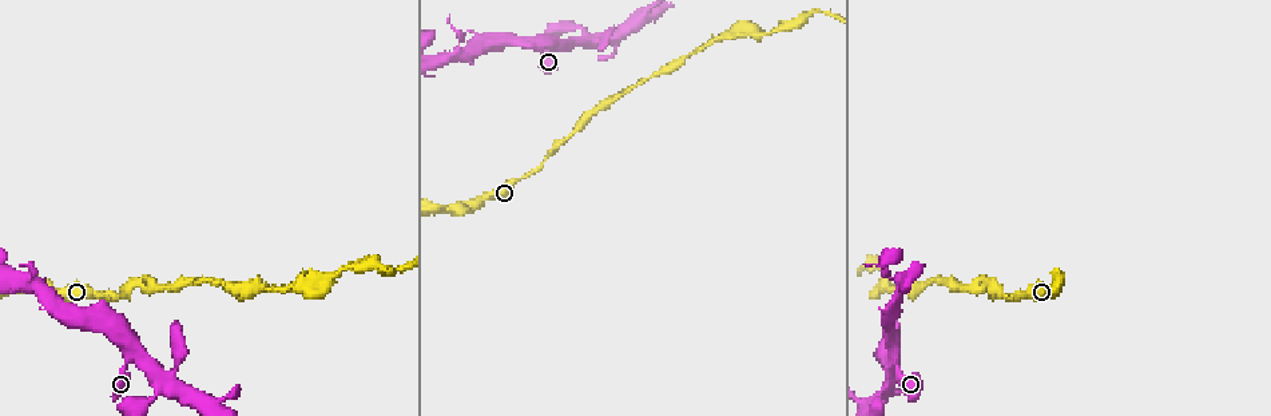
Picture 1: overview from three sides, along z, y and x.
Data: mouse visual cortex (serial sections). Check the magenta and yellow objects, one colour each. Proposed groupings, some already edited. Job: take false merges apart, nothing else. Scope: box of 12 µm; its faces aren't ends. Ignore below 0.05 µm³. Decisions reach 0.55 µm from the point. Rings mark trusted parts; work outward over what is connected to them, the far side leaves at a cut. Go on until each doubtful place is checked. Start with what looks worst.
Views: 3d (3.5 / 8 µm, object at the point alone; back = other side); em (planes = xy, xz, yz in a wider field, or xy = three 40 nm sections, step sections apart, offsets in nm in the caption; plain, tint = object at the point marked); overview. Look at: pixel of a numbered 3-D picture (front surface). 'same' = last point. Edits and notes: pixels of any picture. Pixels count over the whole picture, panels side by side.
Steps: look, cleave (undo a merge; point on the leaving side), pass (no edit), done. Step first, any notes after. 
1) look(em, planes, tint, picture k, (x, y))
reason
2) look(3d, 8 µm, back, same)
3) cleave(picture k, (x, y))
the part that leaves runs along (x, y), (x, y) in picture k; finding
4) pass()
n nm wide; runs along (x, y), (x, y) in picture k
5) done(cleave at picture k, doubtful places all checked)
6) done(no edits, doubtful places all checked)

look(3d, 3.5 µm, picture 1, (161, 378))
abrupt turn

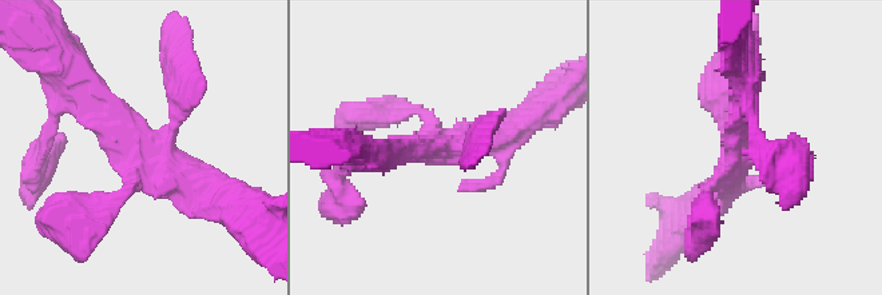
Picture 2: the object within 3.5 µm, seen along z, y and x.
pass()
4 arms; arms of 150, 200, 300, 350 nm; runs along (75, 99), (174, 180), (219, 188) in picture 2; one cell here

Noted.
look(3d, 3.5 µm, picture 1, (734, 37))

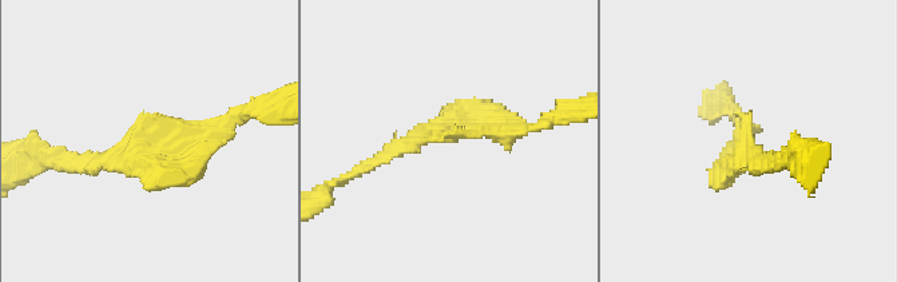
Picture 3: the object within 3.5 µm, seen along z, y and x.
look(em, xy, step 3, tint, picture 3, (444, 130))
shape alone is not enough

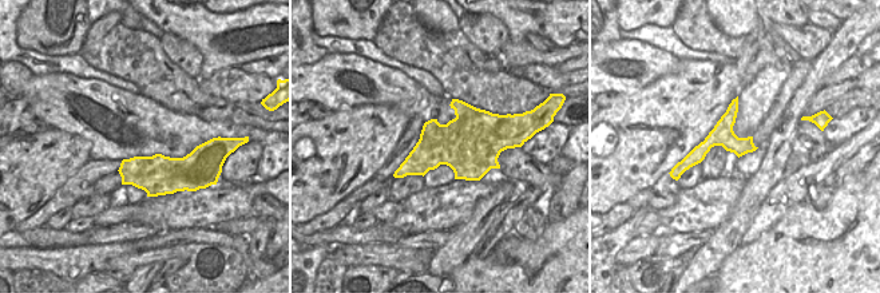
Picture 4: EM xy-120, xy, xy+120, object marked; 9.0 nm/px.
pass()
all the same cell

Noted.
look(3d, 8 µm, picture 1, (902, 273))
three-way junction

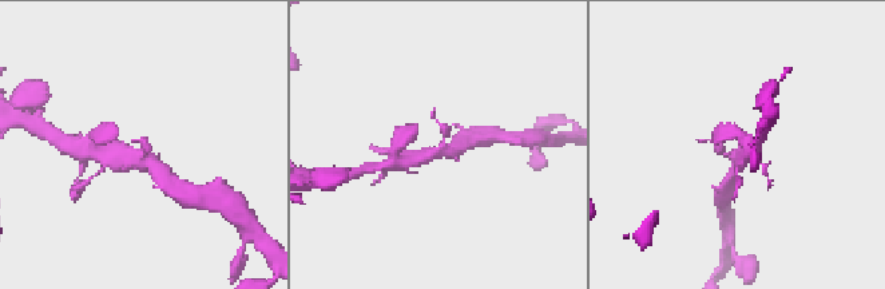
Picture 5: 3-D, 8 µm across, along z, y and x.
look(em, planes, tint, picture 5, (436, 155))

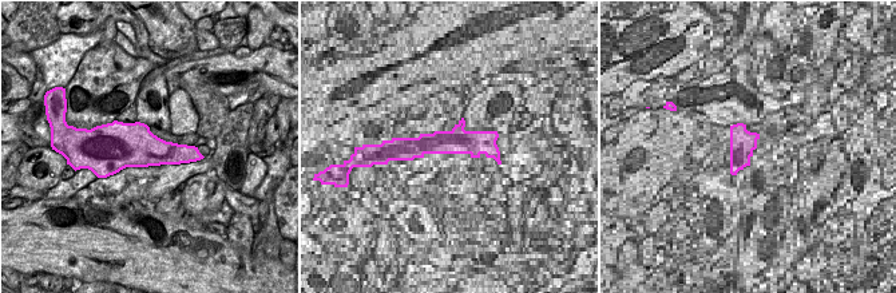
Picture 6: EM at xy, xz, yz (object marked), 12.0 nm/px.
pass()
all the same cell

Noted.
done(no edits, doubtful places all checked)

